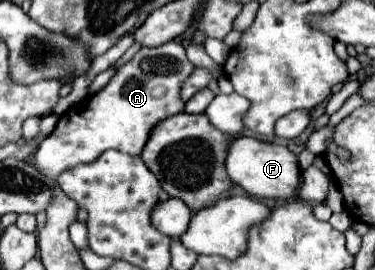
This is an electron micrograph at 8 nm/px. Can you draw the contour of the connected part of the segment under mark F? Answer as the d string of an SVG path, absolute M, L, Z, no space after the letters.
M230 135L228 137L228 155L226 155L226 173L232 183L244 187L254 197L268 199L292 199L300 185L300 167L292 151L282 145L266 143L256 137Z

